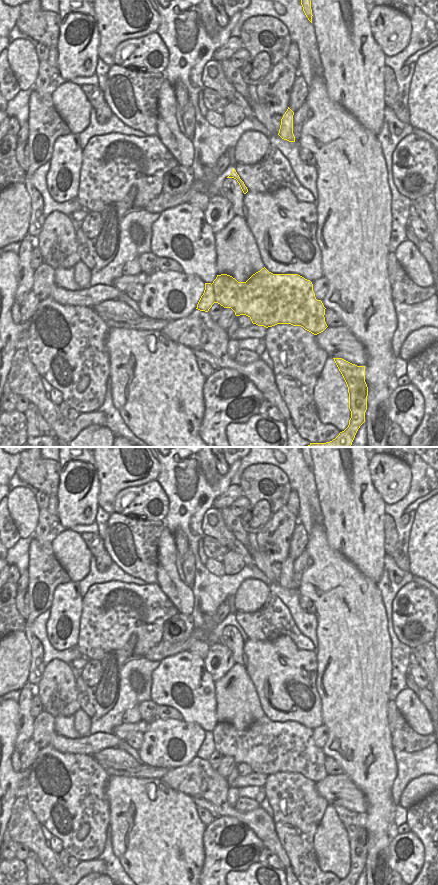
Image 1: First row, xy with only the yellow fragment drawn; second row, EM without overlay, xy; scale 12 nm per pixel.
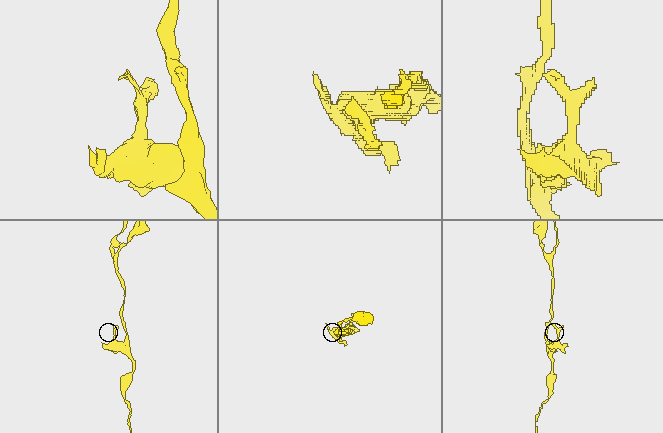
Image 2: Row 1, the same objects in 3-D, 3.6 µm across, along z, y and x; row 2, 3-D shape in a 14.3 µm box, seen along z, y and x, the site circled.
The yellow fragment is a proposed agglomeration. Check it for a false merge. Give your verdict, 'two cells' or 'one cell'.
two cells

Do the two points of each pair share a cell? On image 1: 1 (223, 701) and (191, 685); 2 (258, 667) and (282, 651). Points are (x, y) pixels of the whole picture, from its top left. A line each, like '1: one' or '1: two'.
1: two
2: one

